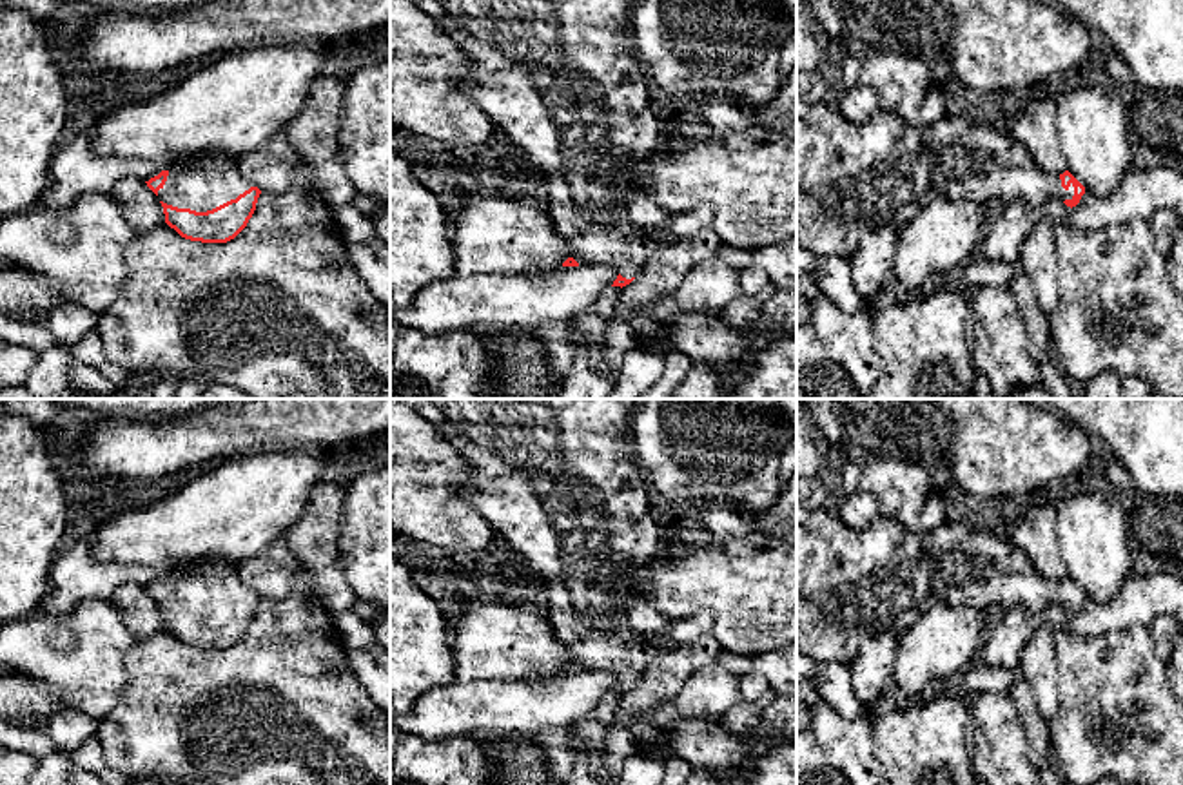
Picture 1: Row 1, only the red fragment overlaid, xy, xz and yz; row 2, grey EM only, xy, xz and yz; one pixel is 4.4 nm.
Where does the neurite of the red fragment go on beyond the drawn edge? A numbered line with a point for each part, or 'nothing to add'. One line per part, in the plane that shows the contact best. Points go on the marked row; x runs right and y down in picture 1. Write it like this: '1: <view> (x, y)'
1: xy (202, 185)
2: xz (594, 321)

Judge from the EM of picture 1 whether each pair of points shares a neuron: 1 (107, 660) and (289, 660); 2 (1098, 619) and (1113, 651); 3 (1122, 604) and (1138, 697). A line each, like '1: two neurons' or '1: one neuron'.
1: two neurons
2: two neurons
3: two neurons

